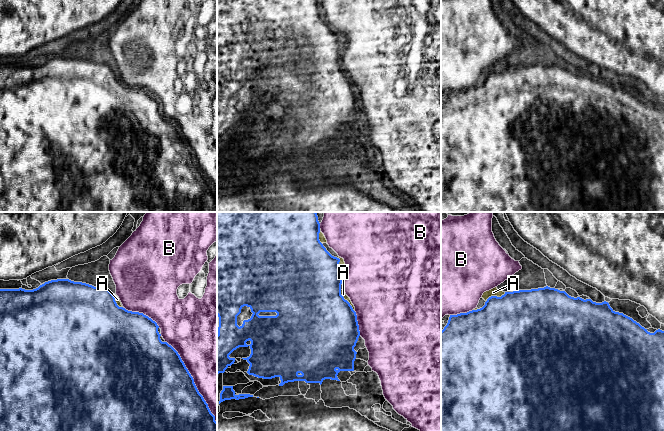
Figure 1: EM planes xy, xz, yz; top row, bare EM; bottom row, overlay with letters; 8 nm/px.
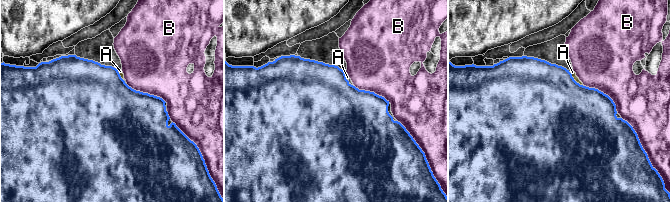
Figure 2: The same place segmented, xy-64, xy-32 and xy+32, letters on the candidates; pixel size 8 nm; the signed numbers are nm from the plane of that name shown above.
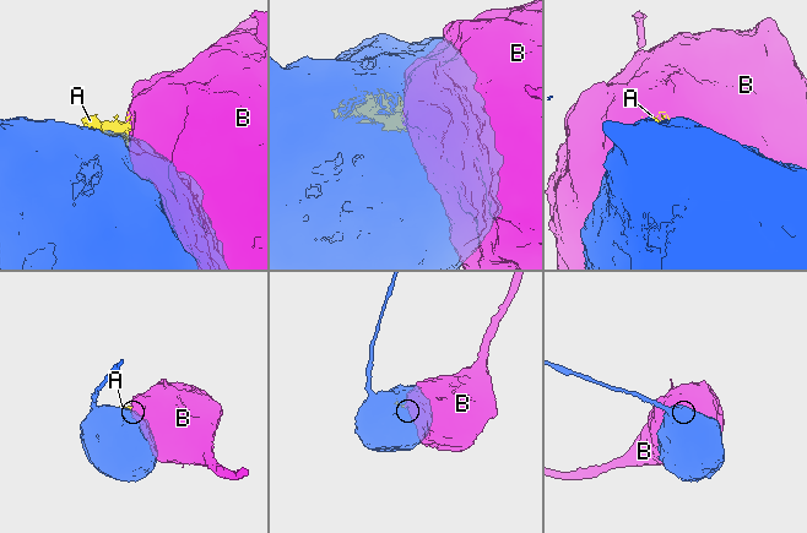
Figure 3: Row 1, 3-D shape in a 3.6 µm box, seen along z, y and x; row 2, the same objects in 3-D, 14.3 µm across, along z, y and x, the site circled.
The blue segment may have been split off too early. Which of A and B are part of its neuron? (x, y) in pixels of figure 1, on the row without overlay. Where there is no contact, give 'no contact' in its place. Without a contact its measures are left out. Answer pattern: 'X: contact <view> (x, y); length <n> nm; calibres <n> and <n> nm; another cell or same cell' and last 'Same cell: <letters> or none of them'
A: contact xz (347, 77); length 200 nm; calibres 500 and 40 nm; same cell
B: contact xy (193, 157); length 750 nm; calibres 500 and 480 nm; another cell
Same cell: A

